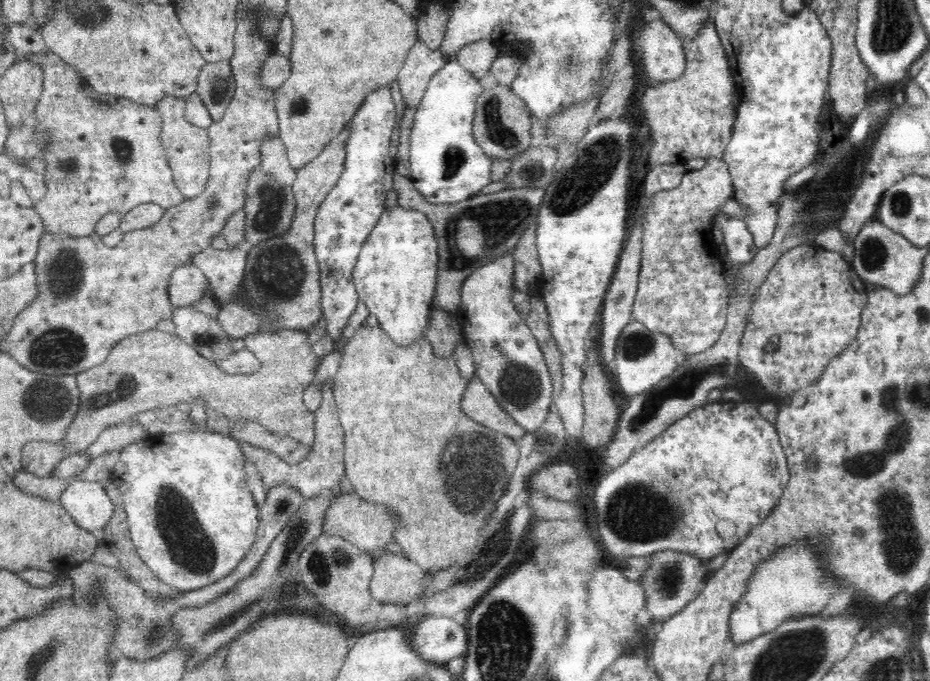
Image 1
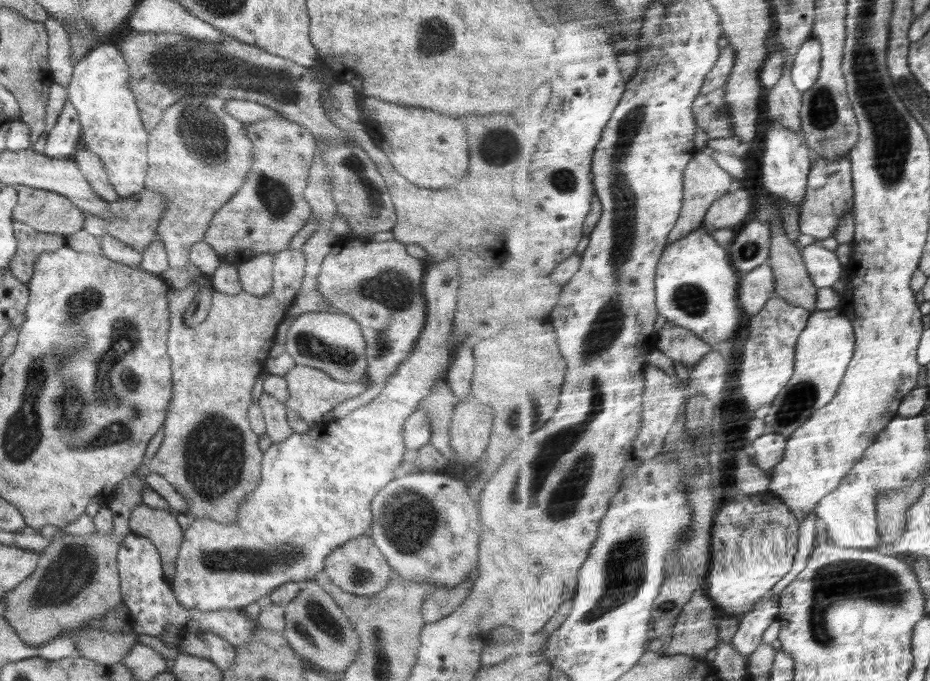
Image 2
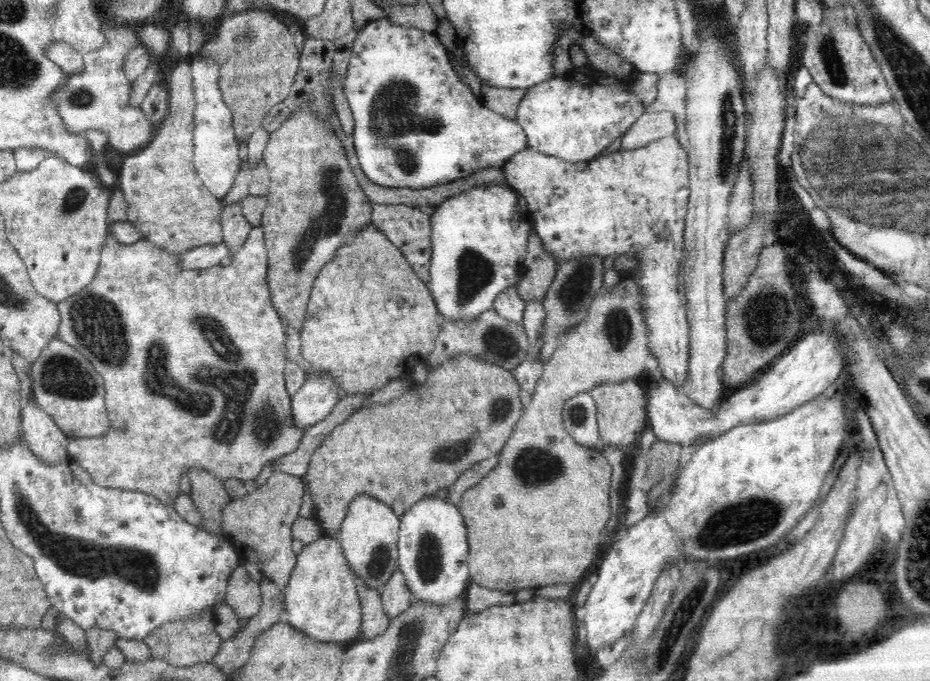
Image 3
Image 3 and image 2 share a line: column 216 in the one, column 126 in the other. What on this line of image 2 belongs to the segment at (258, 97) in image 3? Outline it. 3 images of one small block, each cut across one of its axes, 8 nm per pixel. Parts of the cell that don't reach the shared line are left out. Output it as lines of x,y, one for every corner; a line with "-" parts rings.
129,29
120,38
118,48
130,68
130,91
136,100
143,128
149,136
162,120
164,109
174,105
182,97
202,95
214,96
226,101
246,100
274,109
279,114
283,114
286,119
310,130
318,143
324,143
329,148
340,147
346,143
347,135
343,131
339,131
337,126
325,115
320,101
322,84
332,82
335,79
334,74
323,65
320,71
312,71
310,67
302,67
301,64
296,64
293,60
270,54
254,45
240,42
224,32
220,33
222,33
221,41
217,43
192,40
181,34
143,33
136,32
134,29

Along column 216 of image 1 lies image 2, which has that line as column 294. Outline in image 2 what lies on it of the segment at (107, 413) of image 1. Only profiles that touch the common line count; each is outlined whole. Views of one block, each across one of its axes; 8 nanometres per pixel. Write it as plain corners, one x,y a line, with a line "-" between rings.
295,364
295,367
284,374
283,377
287,382
289,390
289,397
284,405
287,409
297,412
300,418
302,418
310,428
316,428
323,422
327,412
336,408
341,402
344,402
344,400
362,394
369,386
369,380
366,374
364,378
361,378
358,382
342,384
342,381
334,380
329,374
317,368
310,368
309,366
300,364

